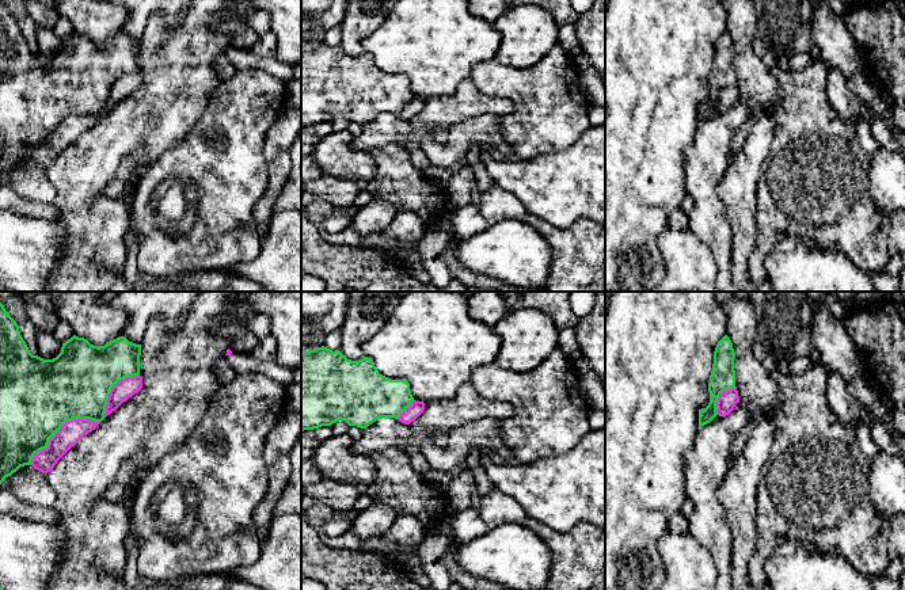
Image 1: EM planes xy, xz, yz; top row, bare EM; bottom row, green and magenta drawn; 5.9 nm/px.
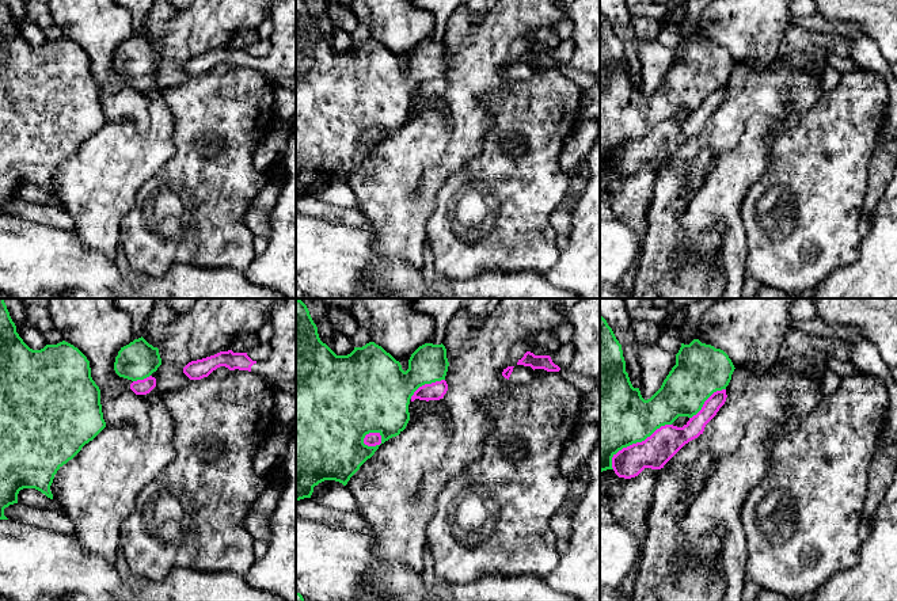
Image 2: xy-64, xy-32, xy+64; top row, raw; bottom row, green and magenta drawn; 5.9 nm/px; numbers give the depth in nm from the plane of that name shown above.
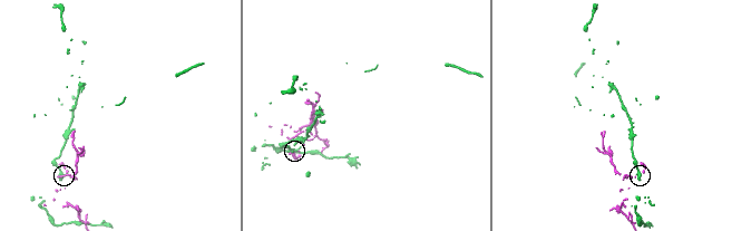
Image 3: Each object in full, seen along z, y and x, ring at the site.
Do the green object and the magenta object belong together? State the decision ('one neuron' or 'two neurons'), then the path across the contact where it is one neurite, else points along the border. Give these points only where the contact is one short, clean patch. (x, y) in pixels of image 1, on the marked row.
two neurons

